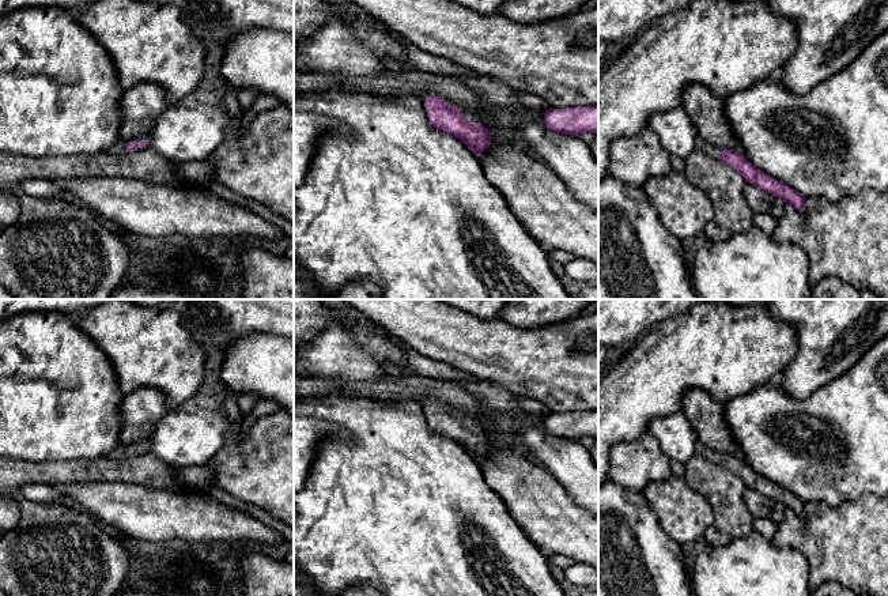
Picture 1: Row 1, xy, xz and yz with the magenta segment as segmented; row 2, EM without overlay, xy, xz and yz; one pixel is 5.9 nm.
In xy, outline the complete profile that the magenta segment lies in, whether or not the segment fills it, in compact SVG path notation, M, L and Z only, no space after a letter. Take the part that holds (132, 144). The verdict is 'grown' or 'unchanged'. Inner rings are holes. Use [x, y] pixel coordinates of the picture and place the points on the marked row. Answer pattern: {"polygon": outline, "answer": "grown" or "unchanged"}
{"polygon": "M147 135L144 136L137 136L132 140L118 140L112 148L110 151L120 154L120 152L129 152L129 151L141 151L146 148L150 148L151 146L151 140Z", "answer": "grown"}

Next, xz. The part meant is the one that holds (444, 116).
{"polygon": "M428 97L424 107L430 124L461 140L477 158L491 144L491 132L469 110L439 97Z", "answer": "grown"}

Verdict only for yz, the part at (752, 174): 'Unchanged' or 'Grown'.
Grown

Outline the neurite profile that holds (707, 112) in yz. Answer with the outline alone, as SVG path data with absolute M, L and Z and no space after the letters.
M688 84L680 99L702 139L719 148L744 152L730 128L722 97L714 95L706 86Z

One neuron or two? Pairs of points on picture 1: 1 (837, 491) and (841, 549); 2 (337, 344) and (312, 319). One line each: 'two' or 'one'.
1: two
2: two

